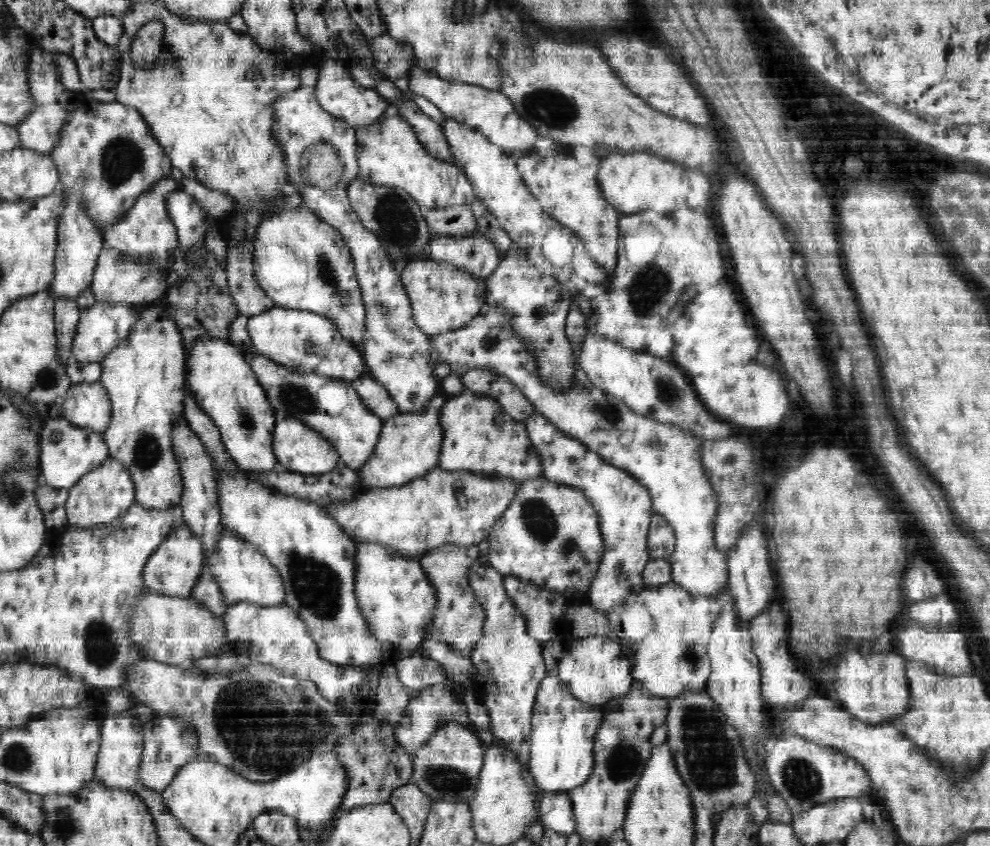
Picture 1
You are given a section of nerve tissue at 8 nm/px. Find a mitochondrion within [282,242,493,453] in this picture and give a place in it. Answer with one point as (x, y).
(325, 270)

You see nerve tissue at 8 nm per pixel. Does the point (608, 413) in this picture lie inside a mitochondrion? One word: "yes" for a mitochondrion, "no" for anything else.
yes

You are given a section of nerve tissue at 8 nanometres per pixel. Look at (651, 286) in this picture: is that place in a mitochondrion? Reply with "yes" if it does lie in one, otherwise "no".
yes

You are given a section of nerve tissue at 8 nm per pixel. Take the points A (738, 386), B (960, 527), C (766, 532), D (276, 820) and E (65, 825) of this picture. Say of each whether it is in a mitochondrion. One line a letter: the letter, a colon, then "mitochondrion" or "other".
A: other
B: other
C: other
D: other
E: mitochondrion

